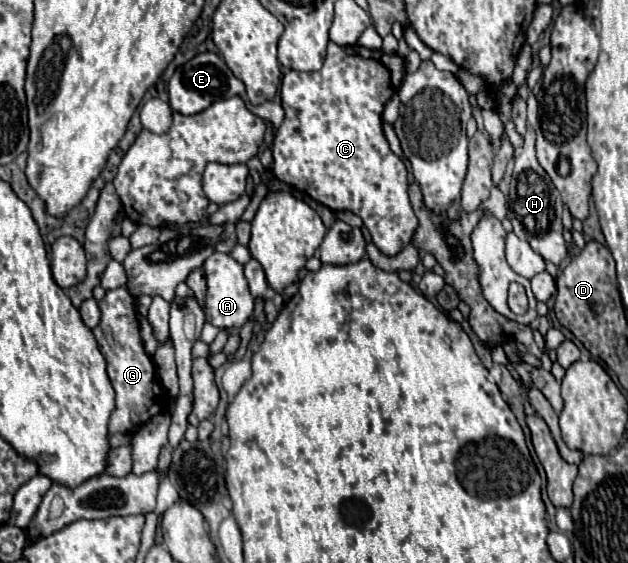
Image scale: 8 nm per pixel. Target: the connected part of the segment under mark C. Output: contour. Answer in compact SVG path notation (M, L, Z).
M330 41L328 55L324 57L320 71L288 71L282 77L280 97L286 115L274 139L274 177L310 195L314 201L326 205L332 211L348 209L362 217L374 245L388 257L398 255L412 241L412 235L418 227L418 219L408 199L406 165L392 153L382 125L384 105L398 91L404 73L406 61L398 53L384 53L382 49L372 51L360 45L340 47Z

